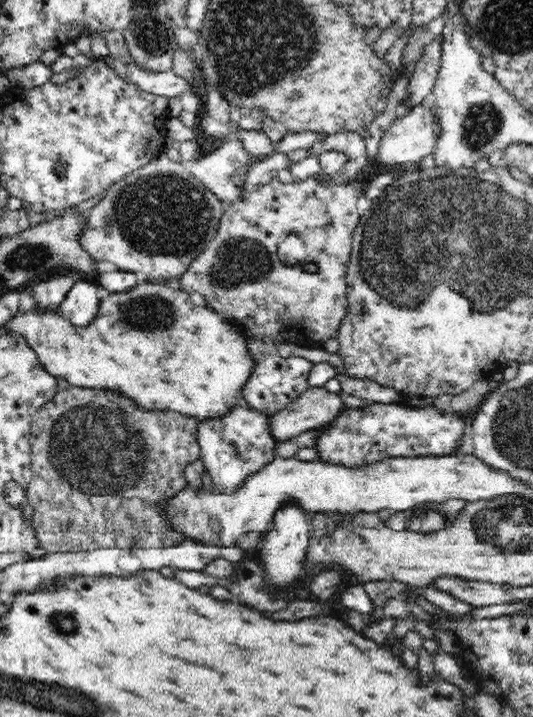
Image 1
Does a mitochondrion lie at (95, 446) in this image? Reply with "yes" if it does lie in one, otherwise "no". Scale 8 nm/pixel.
yes

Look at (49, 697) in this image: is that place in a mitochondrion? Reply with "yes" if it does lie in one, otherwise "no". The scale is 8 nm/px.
yes

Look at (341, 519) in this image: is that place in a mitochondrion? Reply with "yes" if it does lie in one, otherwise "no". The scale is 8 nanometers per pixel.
no

